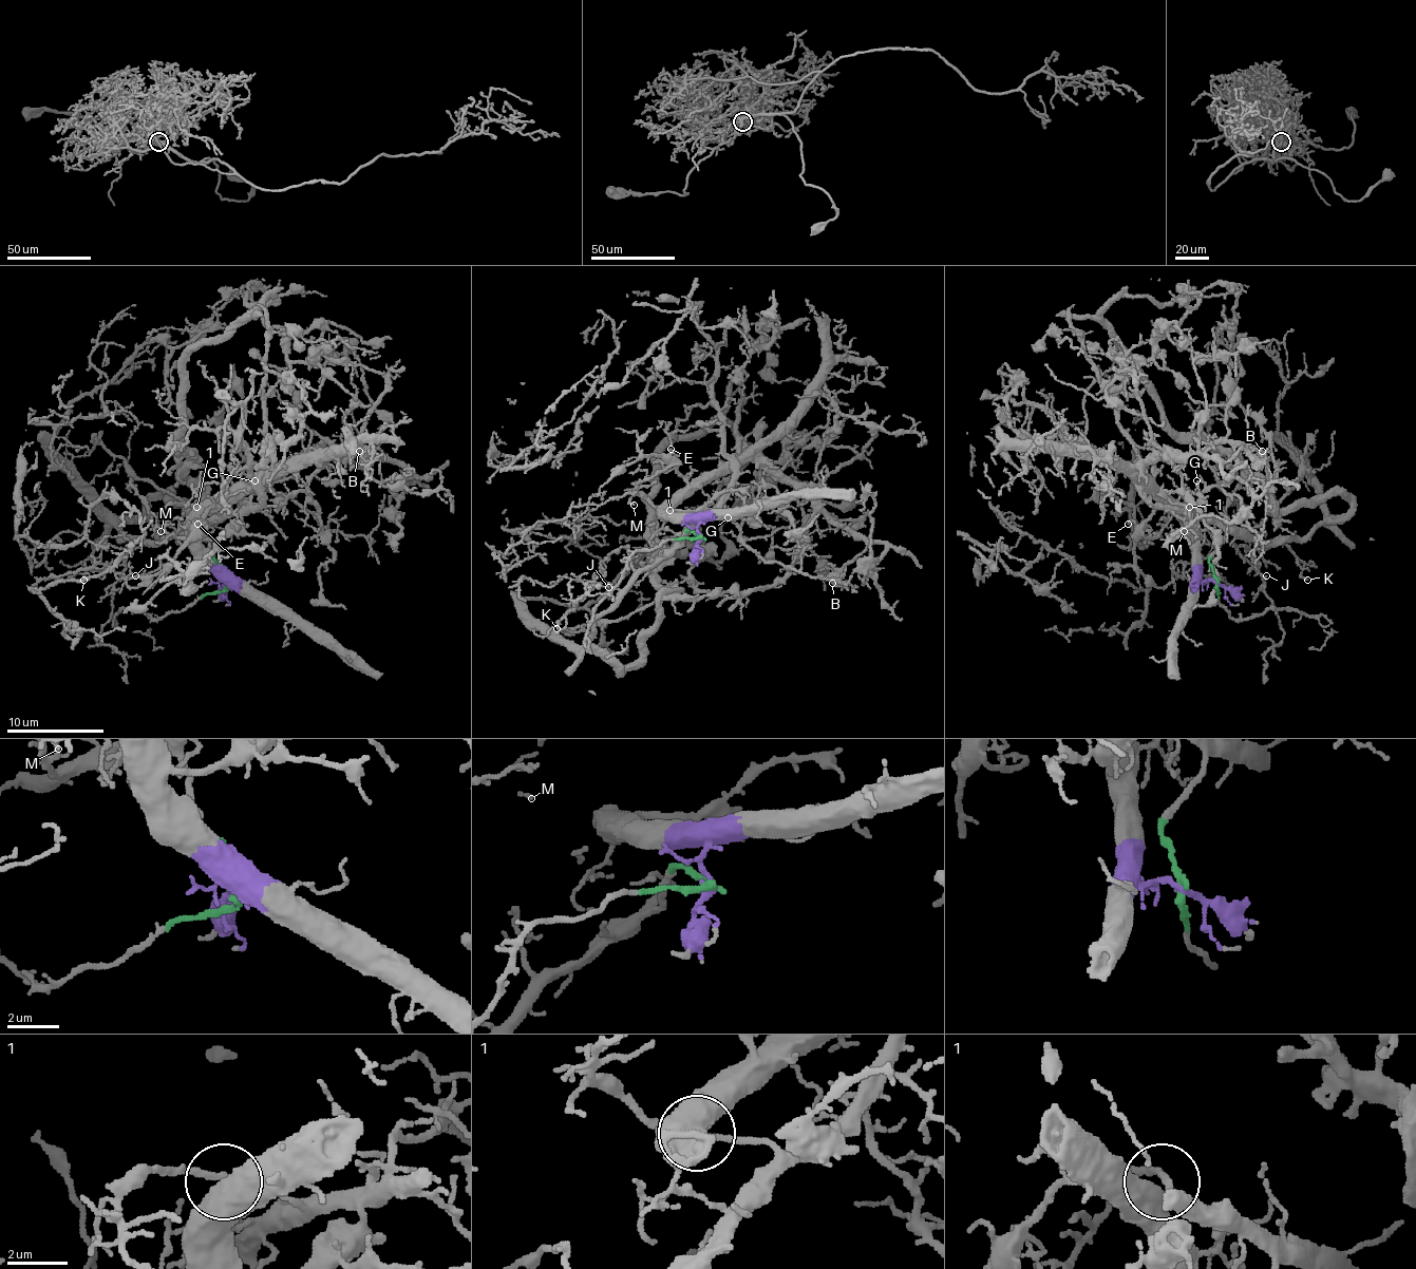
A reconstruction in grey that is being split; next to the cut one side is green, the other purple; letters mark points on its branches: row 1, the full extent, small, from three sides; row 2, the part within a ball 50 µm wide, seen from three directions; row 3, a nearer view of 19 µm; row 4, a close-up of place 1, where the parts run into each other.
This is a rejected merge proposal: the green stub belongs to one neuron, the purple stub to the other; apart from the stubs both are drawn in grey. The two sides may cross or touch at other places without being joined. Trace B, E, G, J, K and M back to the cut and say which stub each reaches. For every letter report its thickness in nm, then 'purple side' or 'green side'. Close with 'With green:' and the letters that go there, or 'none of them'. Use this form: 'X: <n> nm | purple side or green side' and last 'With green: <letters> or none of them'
B: 100 nm | purple side
E: 120 nm | purple side
G: 130 nm | purple side
J: 140 nm | green side
K: 140 nm | green side
M: 140 nm | green side
With green: J, K, M

